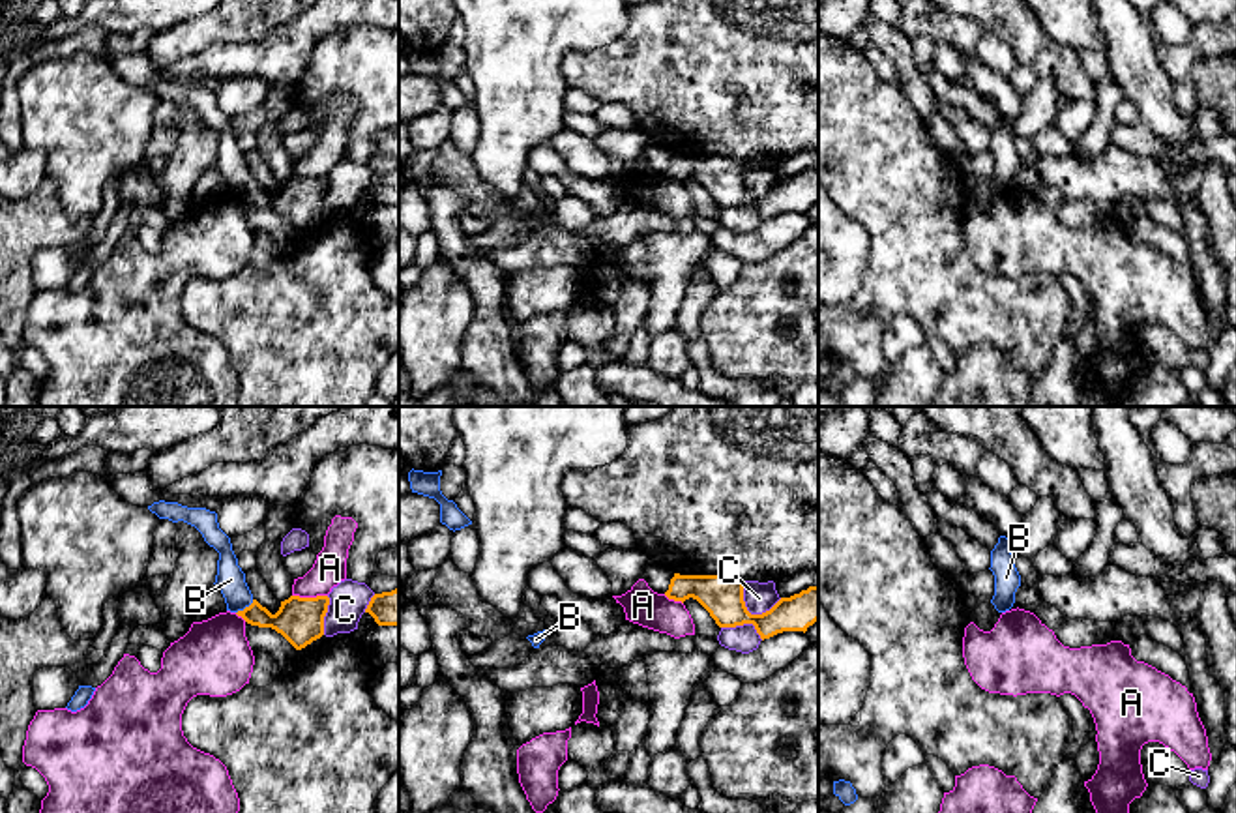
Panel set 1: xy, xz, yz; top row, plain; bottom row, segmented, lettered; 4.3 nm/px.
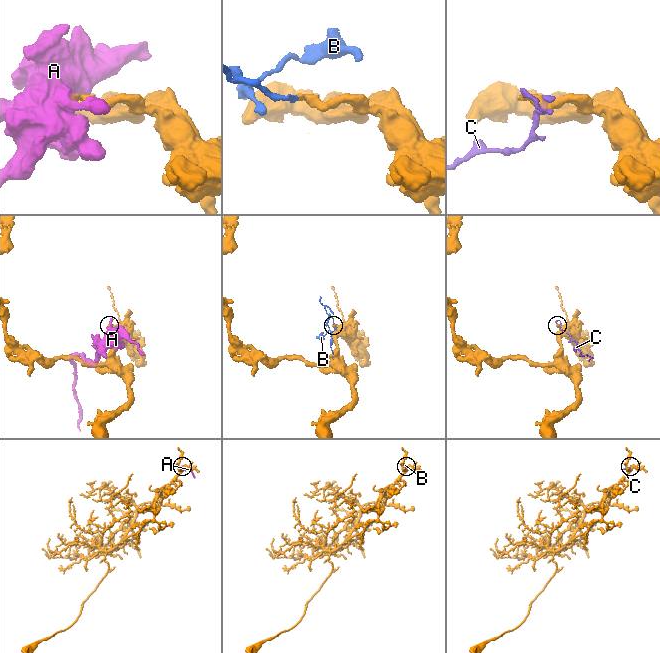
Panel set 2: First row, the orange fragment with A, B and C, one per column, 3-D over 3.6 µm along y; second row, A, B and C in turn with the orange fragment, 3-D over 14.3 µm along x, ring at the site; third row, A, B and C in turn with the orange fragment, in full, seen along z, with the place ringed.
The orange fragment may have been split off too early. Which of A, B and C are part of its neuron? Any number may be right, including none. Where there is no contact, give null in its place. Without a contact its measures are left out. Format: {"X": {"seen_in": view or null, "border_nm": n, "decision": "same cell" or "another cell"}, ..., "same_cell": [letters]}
{"A": {"seen_in": "xy", "border_nm": 150, "decision": "another cell"}, "B": {"seen_in": "xy", "border_nm": 100, "decision": "same cell"}, "C": {"seen_in": "xz", "border_nm": 180, "decision": "another cell"}, "same_cell": ["B"]}

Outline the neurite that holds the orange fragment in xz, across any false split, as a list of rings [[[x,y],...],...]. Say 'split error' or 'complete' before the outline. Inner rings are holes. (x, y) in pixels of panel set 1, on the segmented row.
complete | [[[674,573],[665,596],[674,601],[697,599],[719,628],[753,624],[760,639],[783,631],[807,631],[818,620],[818,586],[781,598],[770,611],[751,614],[743,601],[743,581],[723,575]]]

